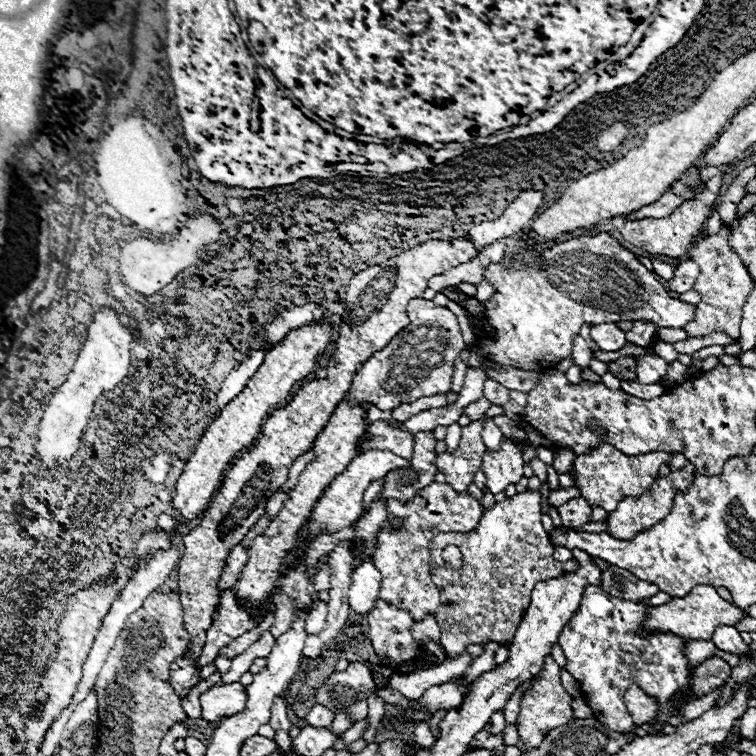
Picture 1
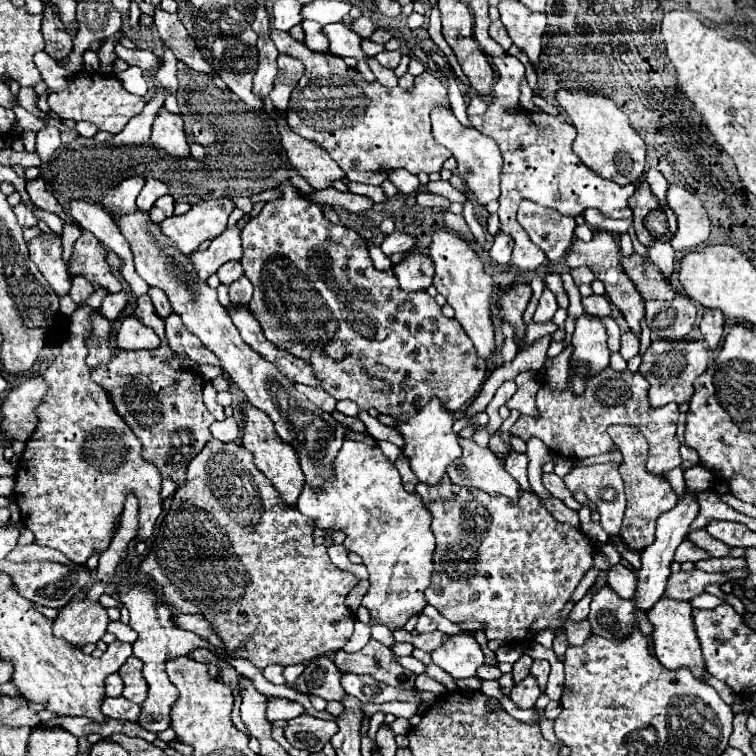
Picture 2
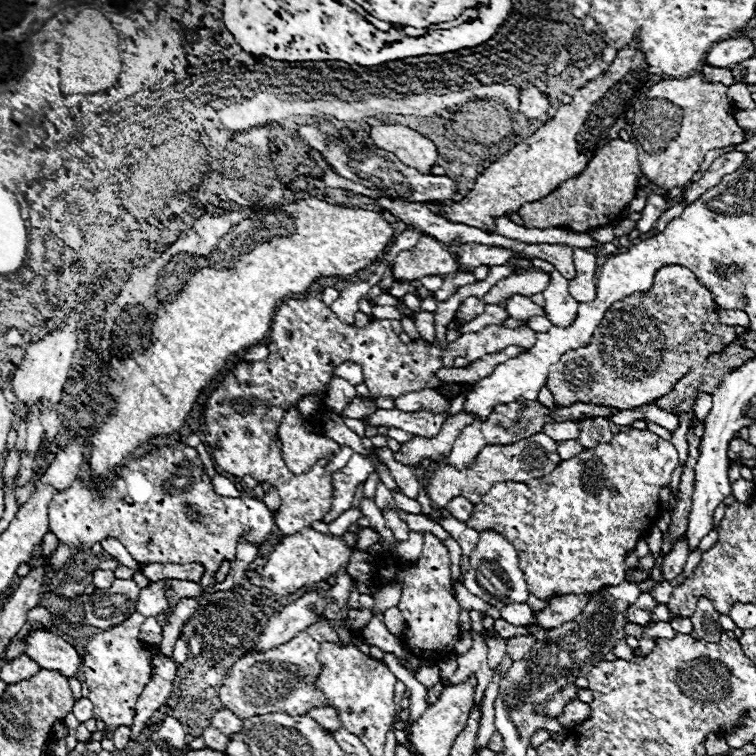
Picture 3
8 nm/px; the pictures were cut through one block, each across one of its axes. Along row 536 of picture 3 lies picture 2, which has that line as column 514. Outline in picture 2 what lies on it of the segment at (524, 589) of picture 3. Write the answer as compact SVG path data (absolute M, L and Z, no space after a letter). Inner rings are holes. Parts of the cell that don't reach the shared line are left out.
M460 438L462 458L448 466L448 476L458 486L474 486L490 496L506 496L518 502L518 482L504 470L504 464L490 448L480 448L474 440Z

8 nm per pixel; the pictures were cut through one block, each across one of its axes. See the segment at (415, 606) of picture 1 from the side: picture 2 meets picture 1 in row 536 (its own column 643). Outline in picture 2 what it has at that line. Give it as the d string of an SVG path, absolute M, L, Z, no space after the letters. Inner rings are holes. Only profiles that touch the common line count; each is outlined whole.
M570 368L568 386L564 390L554 390L548 384L542 384L536 394L538 416L520 416L518 422L510 428L512 436L522 438L528 442L532 436L540 438L554 454L566 458L590 458L612 450L612 440L606 434L610 424L636 424L642 434L650 442L650 454L646 468L652 474L664 474L682 464L680 458L680 442L676 438L676 424L678 424L678 404L666 404L660 408L652 408L648 402L648 382L640 372L616 372L612 368L604 368L602 372L586 378L584 394L574 394L572 378L576 370Z

